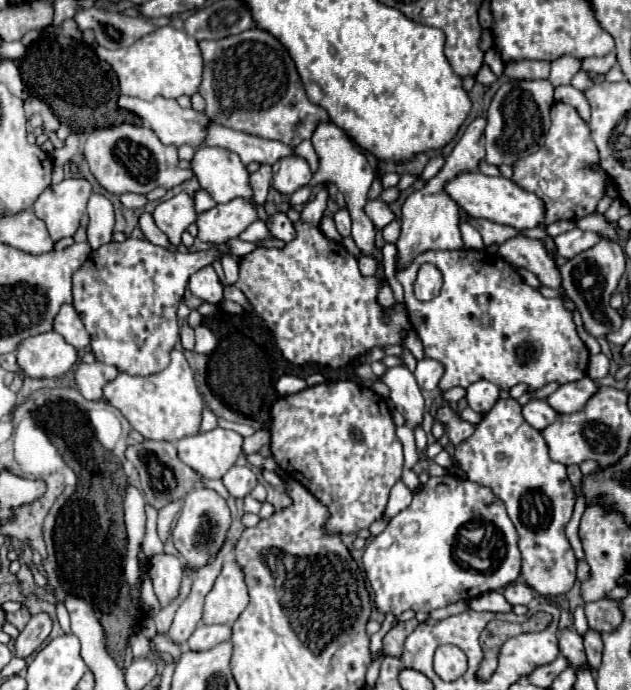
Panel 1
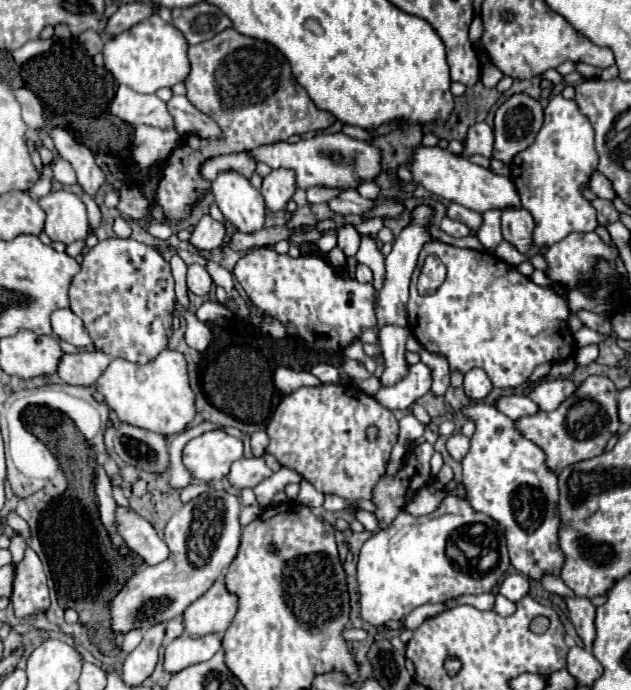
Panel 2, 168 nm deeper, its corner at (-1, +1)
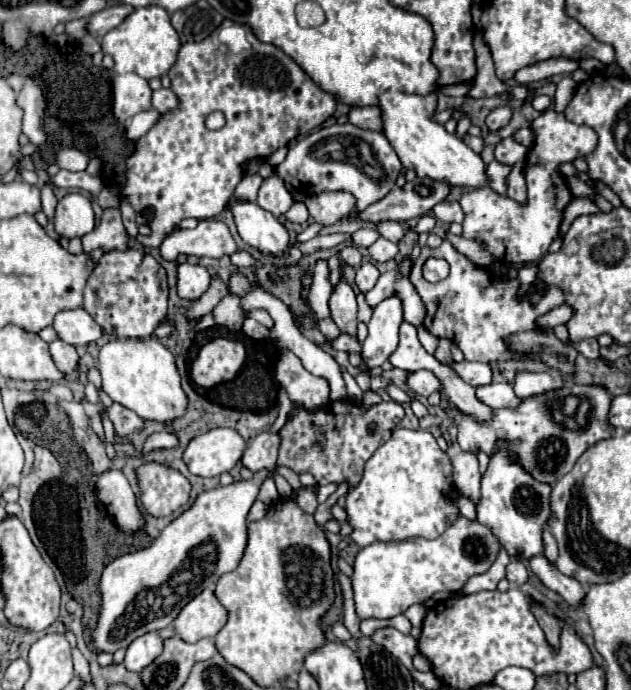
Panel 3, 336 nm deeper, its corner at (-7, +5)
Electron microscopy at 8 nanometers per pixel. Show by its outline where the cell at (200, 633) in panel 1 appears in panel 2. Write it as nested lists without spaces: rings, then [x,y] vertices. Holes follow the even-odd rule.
[[[210,634],[198,640],[190,640],[190,636],[180,636],[164,646],[164,672],[176,674],[192,664],[210,660],[220,650],[220,636]]]

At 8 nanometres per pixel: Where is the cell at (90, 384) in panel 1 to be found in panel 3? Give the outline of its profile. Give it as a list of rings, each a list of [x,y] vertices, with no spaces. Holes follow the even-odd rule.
[[[56,340],[50,344],[50,354],[58,366],[60,372],[64,374],[74,374],[80,362],[80,356],[72,344],[64,344],[62,340]]]

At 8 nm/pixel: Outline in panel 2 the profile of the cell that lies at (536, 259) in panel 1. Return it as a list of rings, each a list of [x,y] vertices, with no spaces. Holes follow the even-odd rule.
[[[506,208],[502,212],[502,236],[506,242],[516,246],[522,254],[528,252],[530,246],[530,232],[534,228],[534,220],[526,208]]]

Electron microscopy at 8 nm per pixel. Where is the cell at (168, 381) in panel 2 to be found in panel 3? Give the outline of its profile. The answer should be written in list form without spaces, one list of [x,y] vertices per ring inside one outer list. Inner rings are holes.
[[[158,338],[110,340],[100,350],[98,370],[102,374],[102,390],[114,402],[122,404],[128,410],[134,410],[142,420],[168,424],[174,418],[184,416],[188,408],[188,396],[182,390],[174,354],[162,346]]]

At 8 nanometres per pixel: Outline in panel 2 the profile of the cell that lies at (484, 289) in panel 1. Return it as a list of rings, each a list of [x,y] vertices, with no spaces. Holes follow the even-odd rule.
[[[444,242],[424,244],[418,256],[416,268],[410,281],[410,302],[408,302],[408,326],[412,320],[412,334],[428,352],[442,354],[450,362],[450,370],[468,372],[472,368],[482,368],[496,388],[516,388],[524,384],[534,368],[544,362],[562,362],[574,352],[574,338],[568,330],[568,304],[566,298],[556,294],[554,288],[538,286],[528,276],[522,276],[516,268],[508,266],[504,260],[484,252],[456,248]],[[428,254],[436,254],[448,268],[444,284],[432,296],[420,296],[417,281]]]

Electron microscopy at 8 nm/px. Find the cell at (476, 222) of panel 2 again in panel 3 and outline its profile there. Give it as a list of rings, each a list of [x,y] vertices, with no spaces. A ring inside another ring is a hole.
[[[442,200],[440,204],[436,204],[436,208],[432,208],[432,212],[434,212],[434,216],[438,218],[438,220],[442,220],[442,222],[462,222],[464,220],[464,210],[460,208],[460,204],[454,200],[454,202],[450,202],[450,200]]]

